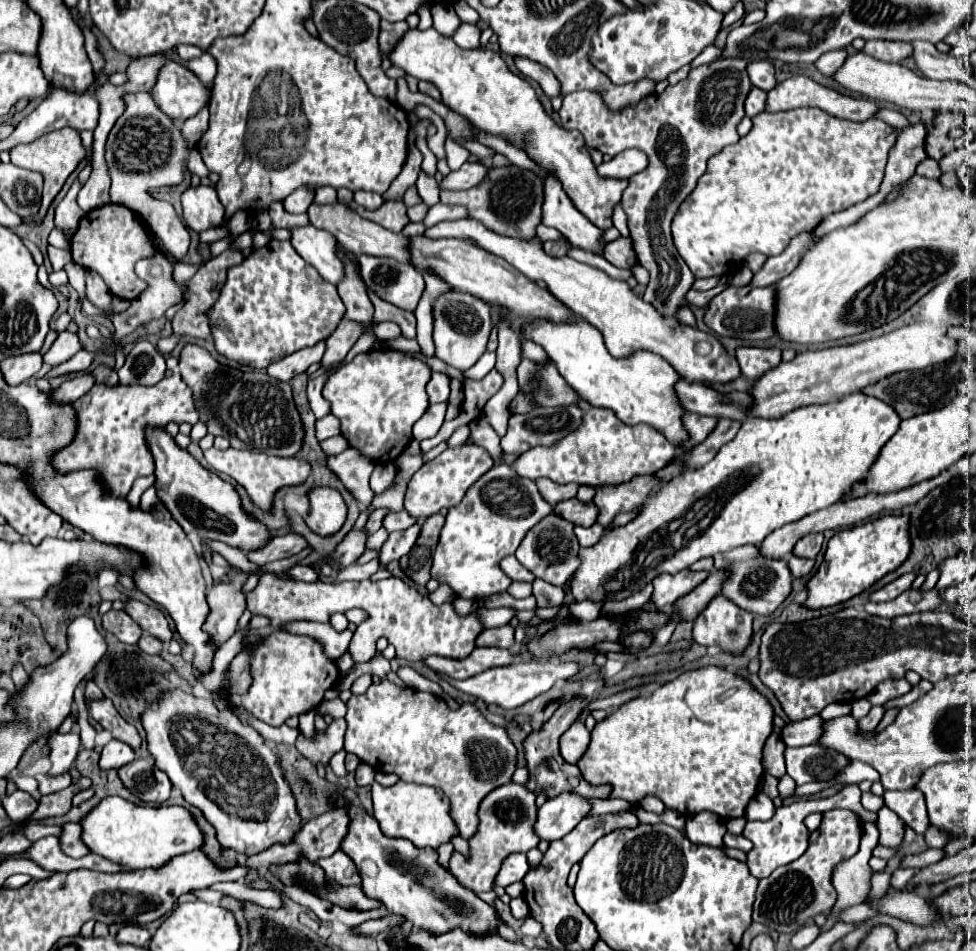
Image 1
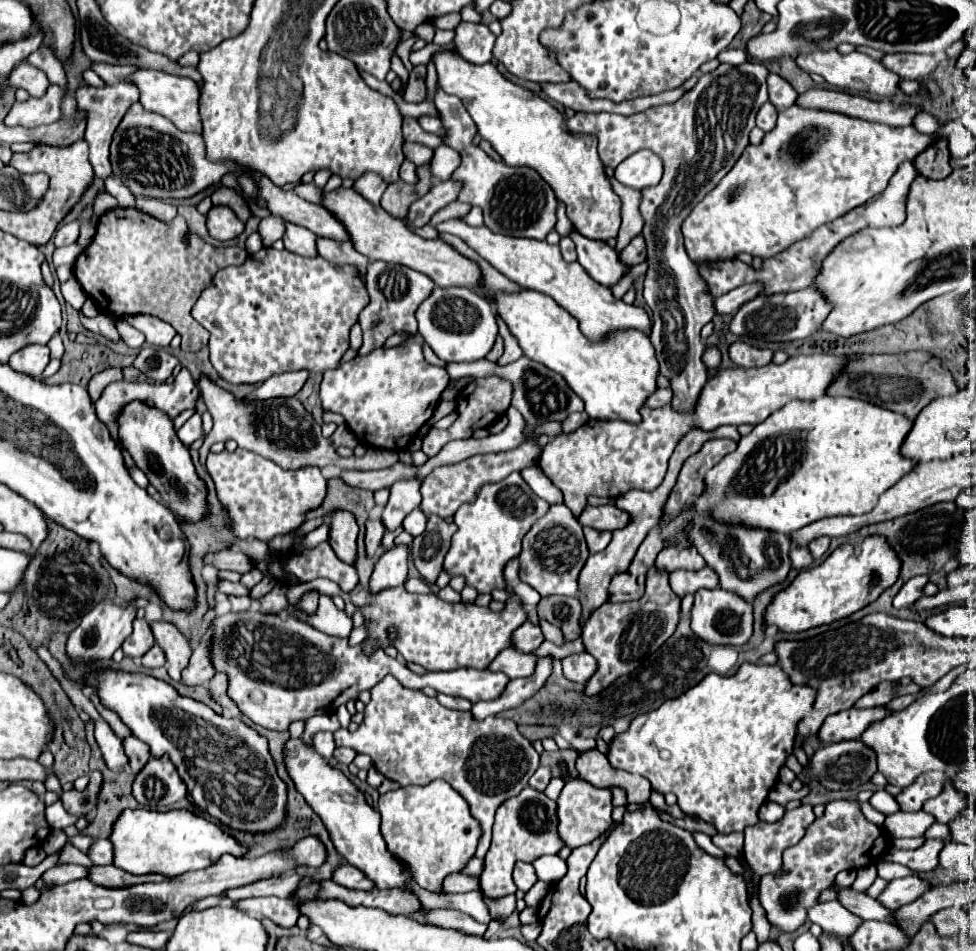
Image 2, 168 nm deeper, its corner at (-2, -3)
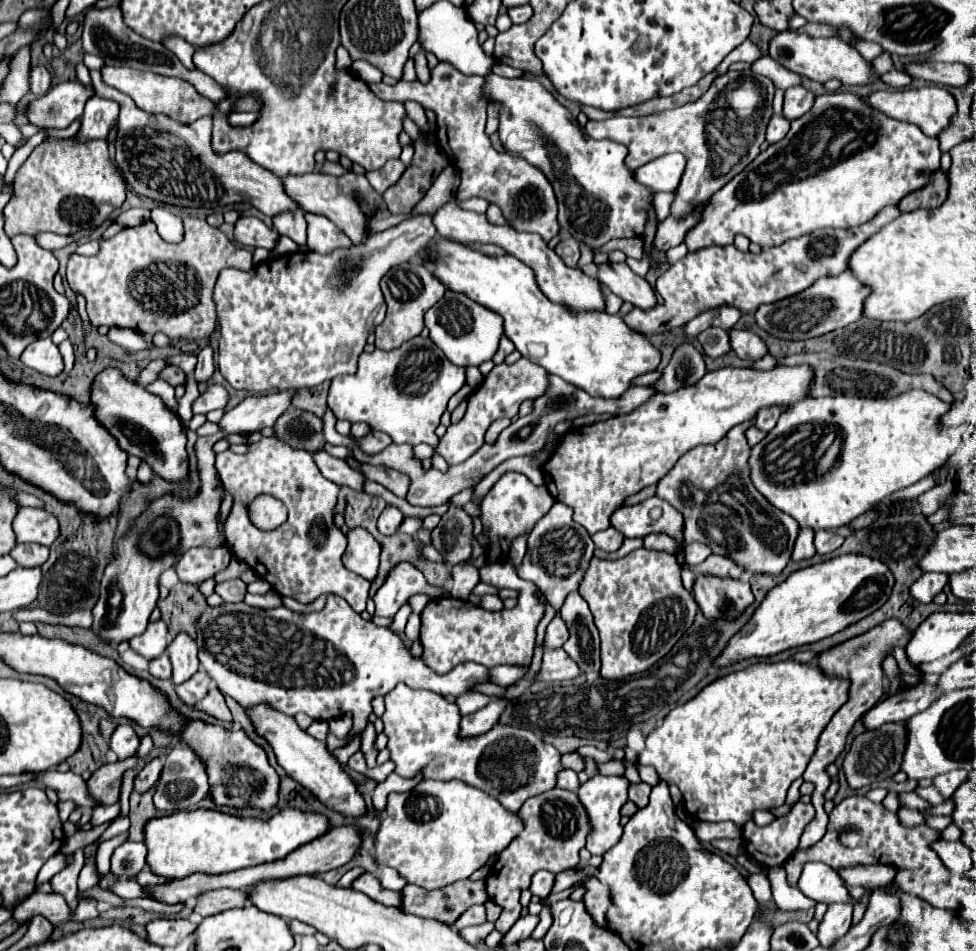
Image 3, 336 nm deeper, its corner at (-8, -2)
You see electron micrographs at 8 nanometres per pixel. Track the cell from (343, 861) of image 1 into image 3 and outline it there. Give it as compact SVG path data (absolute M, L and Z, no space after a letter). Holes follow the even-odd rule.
M361 873L353 883L351 887L355 891L363 891L367 897L371 897L373 901L377 903L383 903L383 905L395 905L395 907L401 907L401 895L395 893L395 891L389 891L381 885L381 881L371 875L371 873Z

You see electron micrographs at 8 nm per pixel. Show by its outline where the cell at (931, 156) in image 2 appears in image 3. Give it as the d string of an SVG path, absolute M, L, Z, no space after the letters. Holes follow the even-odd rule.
M937 169L933 173L927 173L927 185L919 191L905 195L899 201L901 211L915 211L921 207L939 207L949 193L949 175L943 169Z

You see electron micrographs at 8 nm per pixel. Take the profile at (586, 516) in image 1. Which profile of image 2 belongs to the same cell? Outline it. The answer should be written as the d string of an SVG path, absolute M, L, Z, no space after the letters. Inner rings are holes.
M607 504L607 506L599 506L599 508L585 508L585 512L581 514L581 524L583 526L591 526L591 528L597 528L597 530L619 530L619 528L625 528L629 524L629 514L621 508L615 508L613 504Z

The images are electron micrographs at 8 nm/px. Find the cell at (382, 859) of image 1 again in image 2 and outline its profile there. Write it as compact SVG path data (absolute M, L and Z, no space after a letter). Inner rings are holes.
M289 738L285 742L283 760L297 792L307 800L307 804L321 816L323 824L327 826L337 852L349 864L361 868L361 872L365 872L377 888L405 888L409 874L405 872L405 868L401 868L401 864L397 864L397 860L393 860L393 856L389 856L385 840L379 834L381 816L365 802L363 792L341 770L331 768L329 762L315 750L311 750L301 738Z

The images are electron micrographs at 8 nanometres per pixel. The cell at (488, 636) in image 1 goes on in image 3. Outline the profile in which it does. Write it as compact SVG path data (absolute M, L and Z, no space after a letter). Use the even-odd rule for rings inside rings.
M559 615L553 617L553 621L547 625L547 631L545 631L545 649L559 649L567 641L567 637L569 633L563 619Z

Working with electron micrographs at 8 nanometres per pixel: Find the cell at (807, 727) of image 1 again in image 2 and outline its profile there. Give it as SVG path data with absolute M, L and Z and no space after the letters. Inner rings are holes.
M851 708L839 714L829 716L825 720L825 726L821 726L819 738L825 744L831 742L841 742L841 740L851 740L851 738L861 738L861 734L875 722L887 718L893 714L889 708Z

